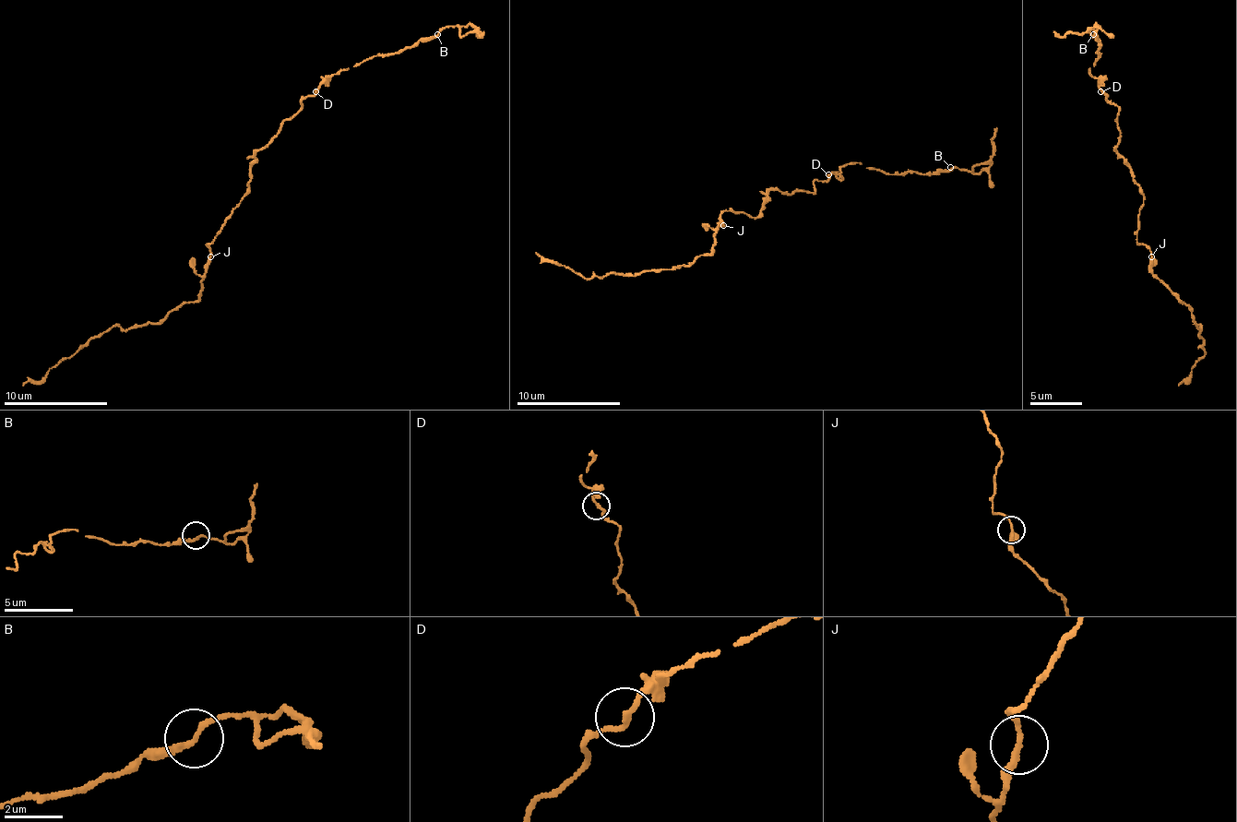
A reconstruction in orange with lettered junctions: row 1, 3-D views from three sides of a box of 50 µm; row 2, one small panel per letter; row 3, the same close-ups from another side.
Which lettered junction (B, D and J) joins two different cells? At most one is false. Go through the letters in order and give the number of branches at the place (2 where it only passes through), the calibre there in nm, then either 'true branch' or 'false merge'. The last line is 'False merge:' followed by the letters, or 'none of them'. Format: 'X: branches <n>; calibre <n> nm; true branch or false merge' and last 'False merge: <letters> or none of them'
B: branches 2; calibre 190 nm; true branch
D: branches 2; calibre 180 nm; true branch
J: branches 2; calibre 190 nm; true branch
False merge: none of them

